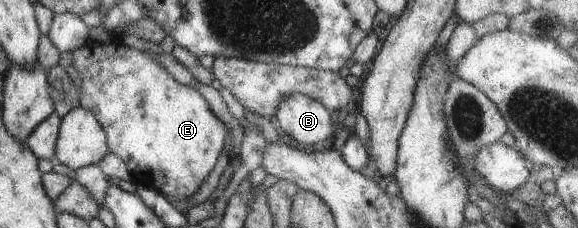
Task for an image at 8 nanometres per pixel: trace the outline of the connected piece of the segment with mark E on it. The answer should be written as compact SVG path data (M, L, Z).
M92 41L83 45L83 48L73 50L71 54L73 54L73 67L79 72L82 79L81 87L79 88L80 106L92 112L105 129L107 133L107 152L119 156L133 176L137 174L141 174L141 176L145 176L146 174L149 176L152 188L158 192L169 194L169 196L179 198L179 200L181 200L181 198L189 198L190 195L195 194L197 190L201 188L201 184L203 184L205 179L211 174L213 168L215 168L215 164L217 164L217 160L219 160L219 154L221 154L221 151L225 148L225 140L227 140L227 125L225 126L225 123L213 113L199 90L192 86L179 84L155 58L151 58L149 54L131 48L126 44L119 46L119 44L114 45L110 42L110 44L106 45Z

